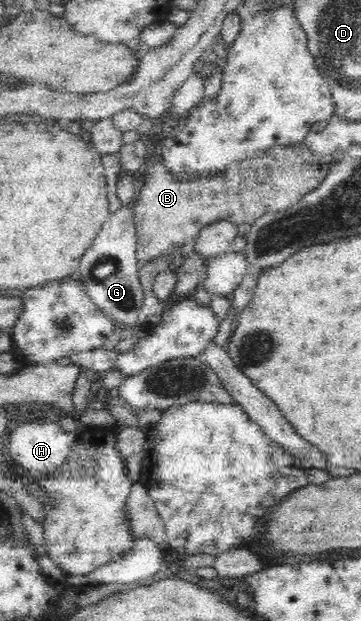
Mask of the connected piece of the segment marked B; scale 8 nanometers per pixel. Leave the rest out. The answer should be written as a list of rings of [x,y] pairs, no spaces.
[[[299,142],[292,146],[273,146],[257,156],[245,161],[231,163],[231,166],[223,170],[204,172],[191,179],[179,179],[171,168],[167,167],[163,158],[156,164],[151,163],[147,173],[143,173],[143,186],[137,190],[139,198],[132,207],[132,220],[137,234],[137,258],[140,265],[152,262],[159,256],[179,249],[187,241],[195,240],[205,227],[219,220],[233,221],[239,225],[252,223],[267,212],[285,211],[295,206],[301,199],[315,191],[327,177],[331,169],[331,163],[335,159],[332,155],[311,153],[305,144]]]

